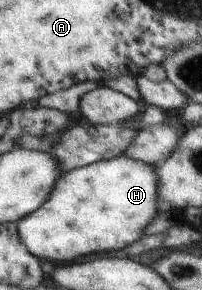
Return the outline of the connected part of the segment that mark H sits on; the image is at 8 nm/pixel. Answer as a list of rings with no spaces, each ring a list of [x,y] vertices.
[[[120,156],[65,171],[54,185],[46,203],[38,207],[38,211],[20,219],[16,225],[20,241],[34,257],[46,259],[50,263],[62,263],[78,255],[110,253],[116,249],[124,249],[124,243],[131,245],[144,237],[144,227],[159,214],[158,175],[154,173],[154,164]]]

